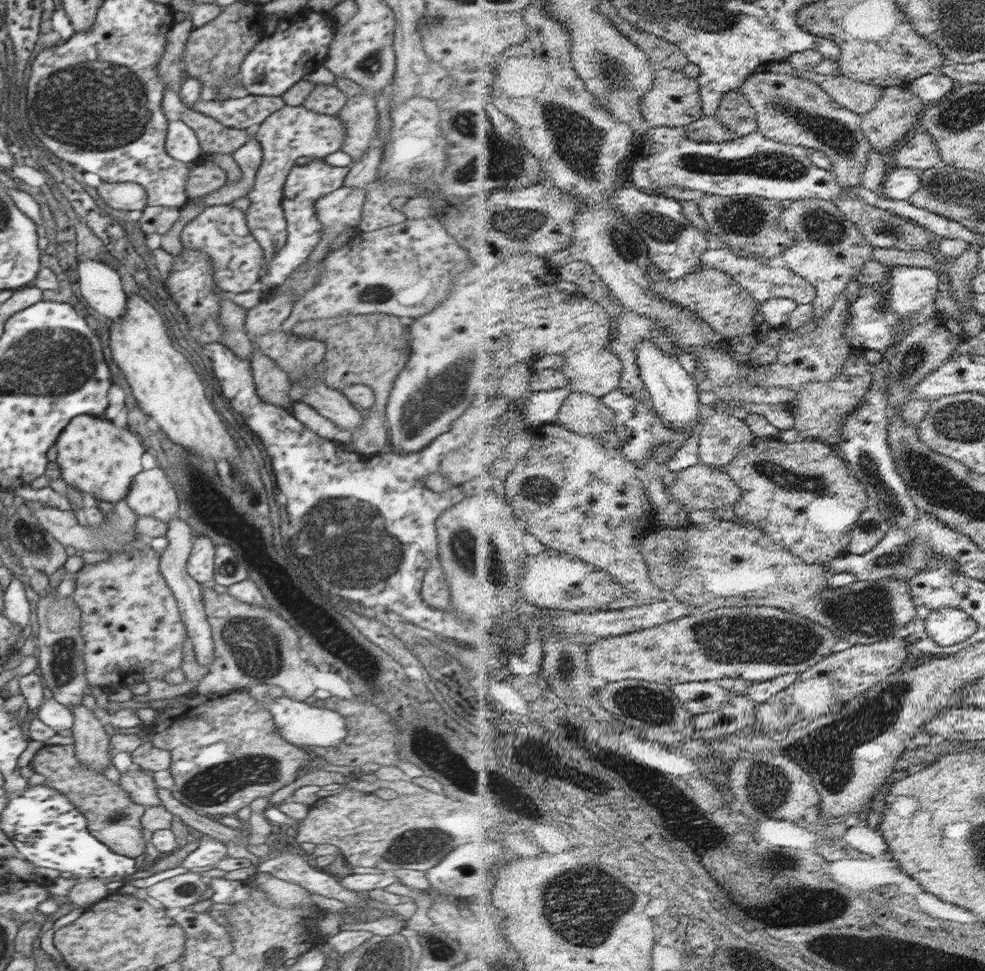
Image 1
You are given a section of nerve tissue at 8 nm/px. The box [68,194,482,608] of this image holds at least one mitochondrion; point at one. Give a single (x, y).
(356, 548)

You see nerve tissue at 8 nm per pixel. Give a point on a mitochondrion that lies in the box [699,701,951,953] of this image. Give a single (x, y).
(803, 903)

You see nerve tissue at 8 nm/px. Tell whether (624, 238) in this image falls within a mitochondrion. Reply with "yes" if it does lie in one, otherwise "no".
yes

